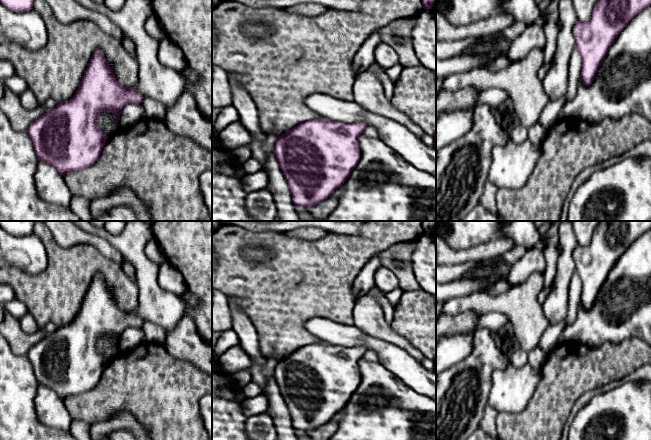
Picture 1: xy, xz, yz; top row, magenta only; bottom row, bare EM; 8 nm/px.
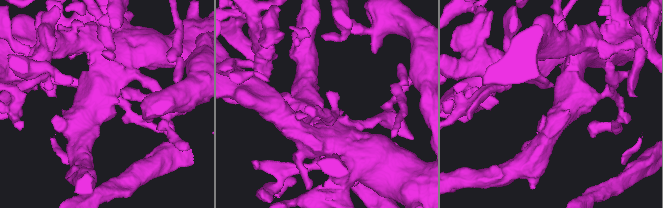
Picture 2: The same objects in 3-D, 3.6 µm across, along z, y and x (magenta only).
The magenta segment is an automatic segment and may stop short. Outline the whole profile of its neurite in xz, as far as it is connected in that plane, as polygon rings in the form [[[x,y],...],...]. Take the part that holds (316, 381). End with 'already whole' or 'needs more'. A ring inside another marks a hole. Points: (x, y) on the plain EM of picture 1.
[[[329,343],[302,346],[276,362],[273,378],[288,407],[295,430],[309,434],[326,425],[347,404],[360,384],[359,360],[367,348]]]; already whole

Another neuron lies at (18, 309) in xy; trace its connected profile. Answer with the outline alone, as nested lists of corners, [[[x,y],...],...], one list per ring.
[[[17,298],[4,303],[2,306],[5,310],[18,319],[29,312],[27,306]]]

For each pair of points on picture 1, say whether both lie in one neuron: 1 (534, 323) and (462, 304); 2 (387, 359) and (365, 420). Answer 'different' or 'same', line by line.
1: same
2: different

